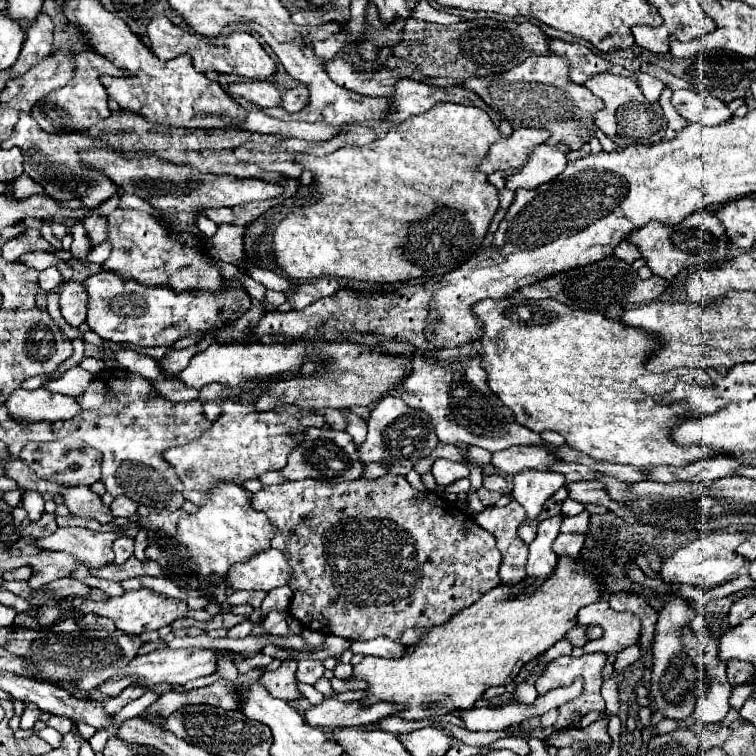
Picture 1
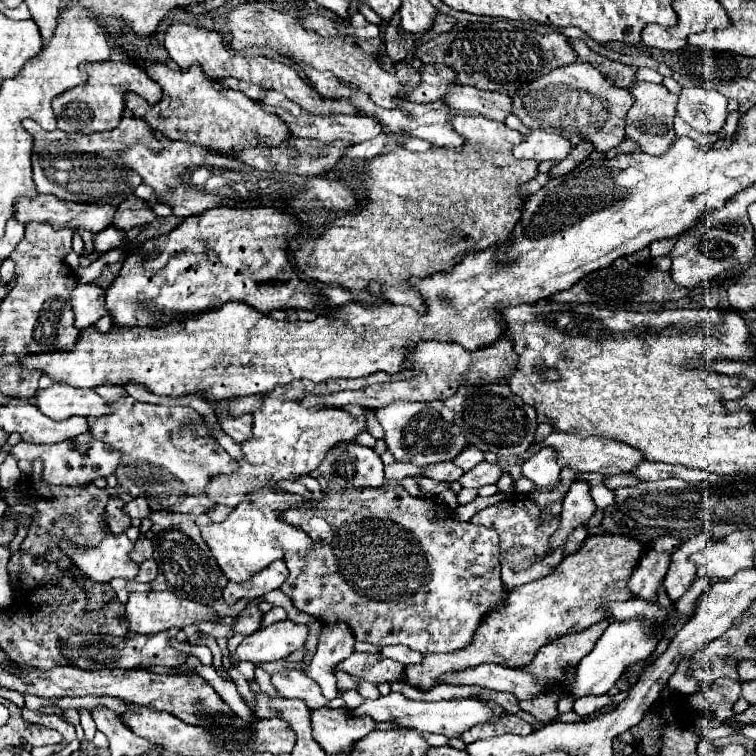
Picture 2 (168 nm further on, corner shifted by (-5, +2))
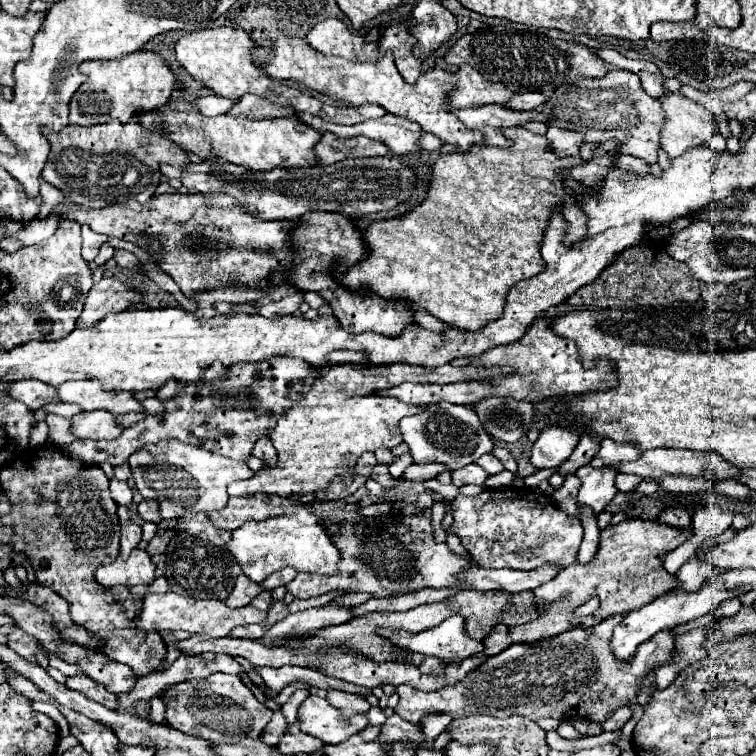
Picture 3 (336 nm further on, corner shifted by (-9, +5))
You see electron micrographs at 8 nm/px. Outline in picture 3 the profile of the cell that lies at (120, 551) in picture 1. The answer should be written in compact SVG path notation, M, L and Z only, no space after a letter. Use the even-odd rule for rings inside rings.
M167 530L162 535L156 535L148 547L146 547L146 553L148 555L156 555L156 553L166 553L166 545L170 541L170 537L174 536L174 530Z

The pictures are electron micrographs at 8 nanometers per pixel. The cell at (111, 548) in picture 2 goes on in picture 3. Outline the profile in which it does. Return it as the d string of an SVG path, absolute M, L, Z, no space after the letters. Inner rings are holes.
M132 549L128 559L122 559L120 555L110 565L100 565L96 569L96 581L104 587L112 585L148 585L154 581L154 569L150 555L142 549Z

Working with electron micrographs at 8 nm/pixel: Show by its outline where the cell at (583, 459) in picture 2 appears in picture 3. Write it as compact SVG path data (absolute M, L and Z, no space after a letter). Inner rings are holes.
M648 449L642 451L640 459L628 463L612 465L620 473L632 473L640 477L662 477L662 475L690 475L690 477L706 477L712 481L718 479L736 479L738 469L728 463L721 455L716 453L702 453L698 451L682 451L682 449Z

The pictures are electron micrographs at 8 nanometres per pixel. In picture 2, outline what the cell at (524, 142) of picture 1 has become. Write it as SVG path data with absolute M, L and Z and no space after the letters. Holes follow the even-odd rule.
M532 130L526 140L514 148L514 156L516 158L528 158L528 160L536 160L536 162L544 162L544 160L564 160L572 150L572 144L560 136L560 134L552 134L552 132L544 132L544 130Z

